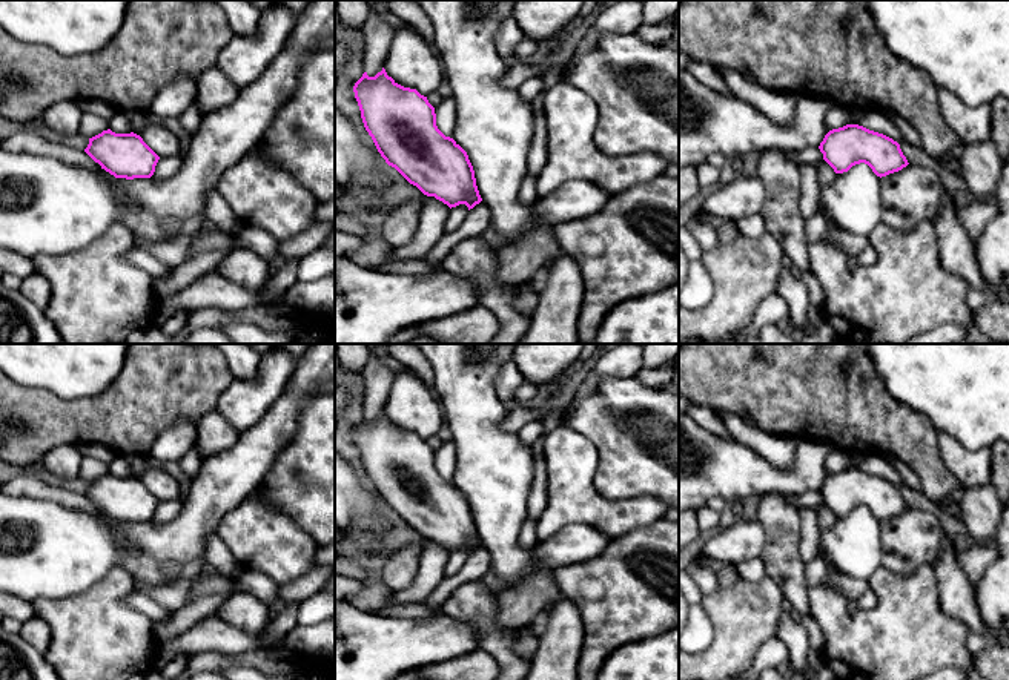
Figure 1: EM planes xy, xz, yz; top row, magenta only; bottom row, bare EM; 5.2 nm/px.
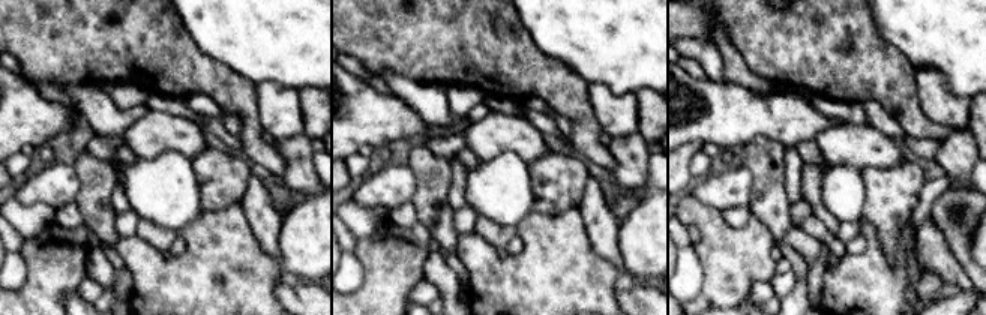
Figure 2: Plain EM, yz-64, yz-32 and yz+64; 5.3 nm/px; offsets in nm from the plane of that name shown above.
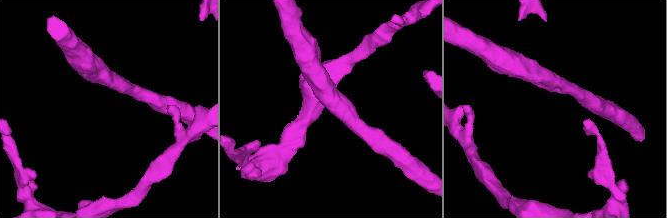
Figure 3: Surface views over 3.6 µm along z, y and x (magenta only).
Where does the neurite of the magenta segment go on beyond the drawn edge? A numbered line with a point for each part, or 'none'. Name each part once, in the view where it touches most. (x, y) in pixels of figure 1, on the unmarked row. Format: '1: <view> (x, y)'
none

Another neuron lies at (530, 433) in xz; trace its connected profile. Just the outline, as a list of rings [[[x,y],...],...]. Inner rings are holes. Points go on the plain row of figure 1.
[[[541,419],[524,425],[518,433],[522,445],[531,448],[548,431],[547,422],[547,419]]]

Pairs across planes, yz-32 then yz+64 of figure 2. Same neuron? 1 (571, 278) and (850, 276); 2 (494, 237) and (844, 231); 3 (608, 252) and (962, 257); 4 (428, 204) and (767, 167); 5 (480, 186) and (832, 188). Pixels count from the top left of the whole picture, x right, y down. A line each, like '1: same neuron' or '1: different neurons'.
1: same neuron
2: same neuron
3: different neurons
4: same neuron
5: same neuron

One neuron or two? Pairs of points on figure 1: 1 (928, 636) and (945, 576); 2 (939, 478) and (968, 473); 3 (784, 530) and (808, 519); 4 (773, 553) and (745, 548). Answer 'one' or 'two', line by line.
1: two
2: two
3: two
4: two

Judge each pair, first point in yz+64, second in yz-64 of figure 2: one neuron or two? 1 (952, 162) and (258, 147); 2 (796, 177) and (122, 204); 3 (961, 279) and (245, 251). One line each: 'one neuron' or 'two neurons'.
1: two neurons
2: one neuron
3: two neurons

